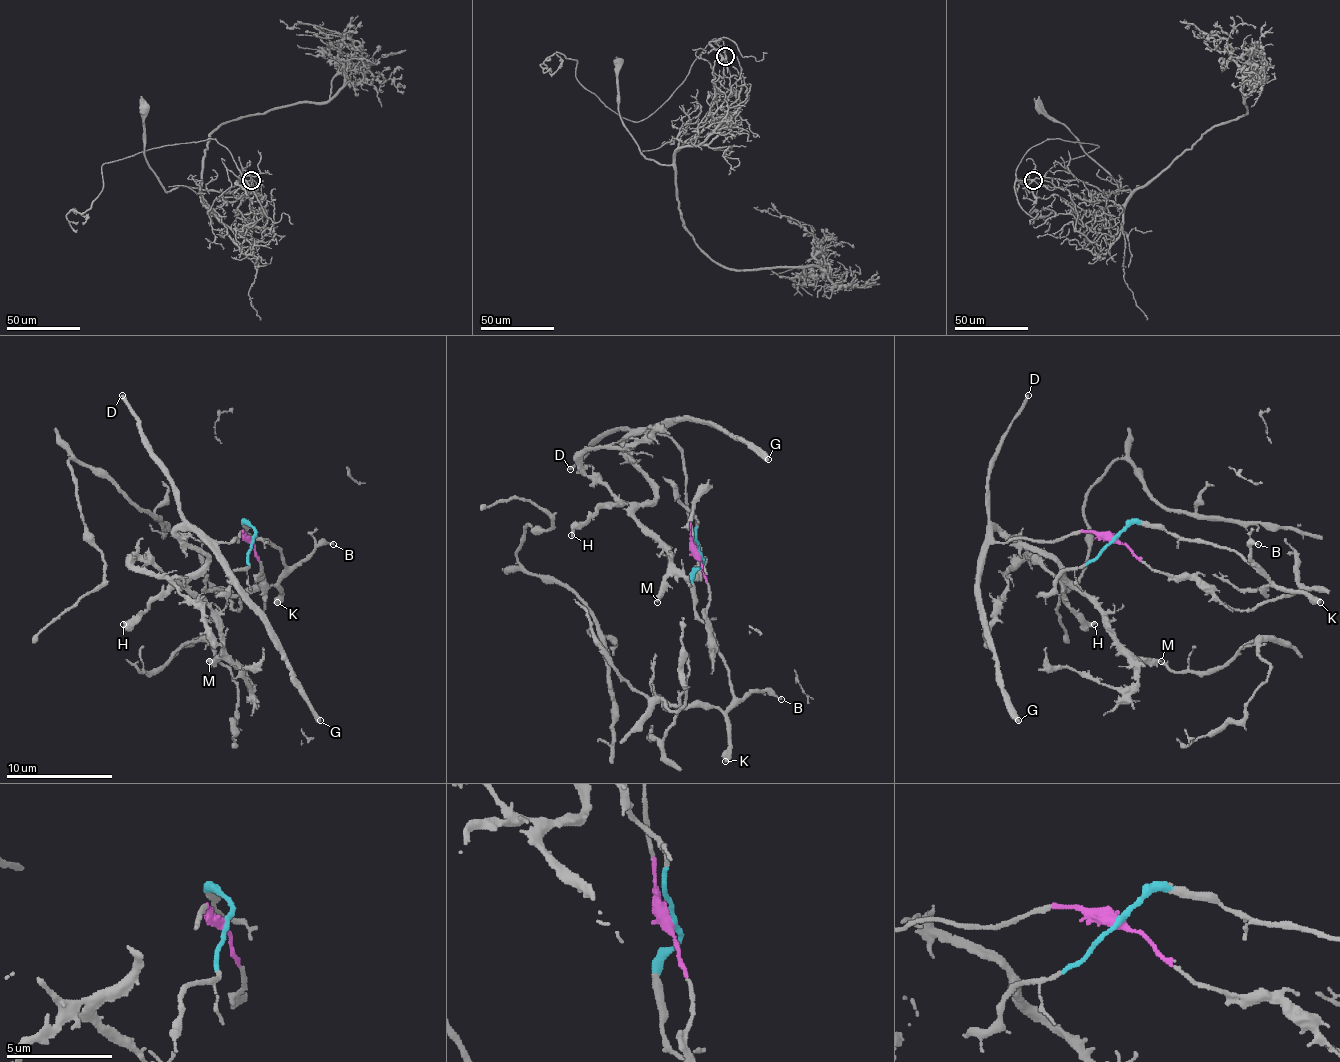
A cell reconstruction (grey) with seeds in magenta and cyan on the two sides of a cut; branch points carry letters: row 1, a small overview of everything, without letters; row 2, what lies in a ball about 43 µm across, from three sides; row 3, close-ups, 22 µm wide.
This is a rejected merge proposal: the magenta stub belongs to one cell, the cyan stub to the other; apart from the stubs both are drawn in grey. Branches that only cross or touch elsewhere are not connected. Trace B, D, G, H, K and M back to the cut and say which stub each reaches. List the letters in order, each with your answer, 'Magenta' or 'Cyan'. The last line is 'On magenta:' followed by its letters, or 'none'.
B: Cyan
D: Magenta
G: Magenta
H: Magenta
K: Cyan
M: Magenta
On magenta: D, G, H, M

